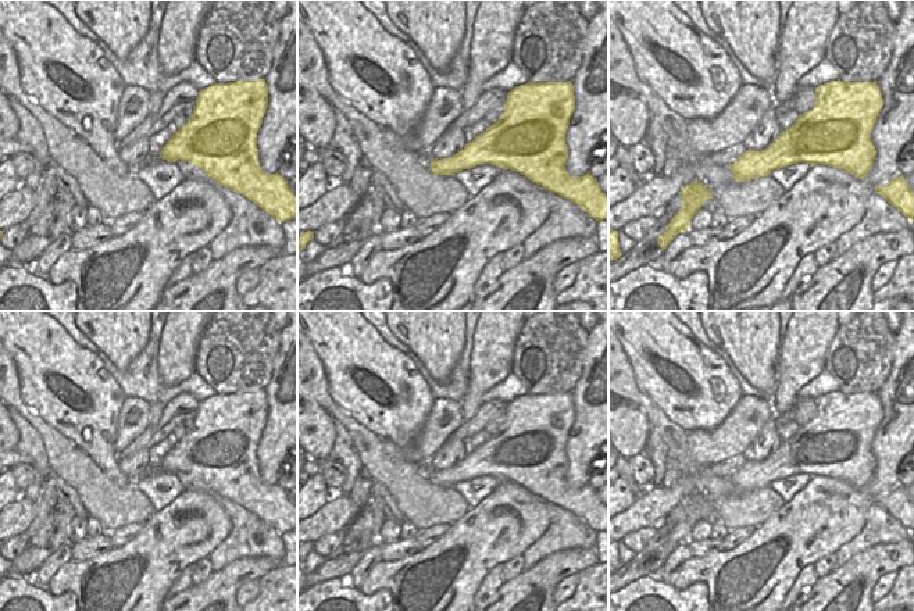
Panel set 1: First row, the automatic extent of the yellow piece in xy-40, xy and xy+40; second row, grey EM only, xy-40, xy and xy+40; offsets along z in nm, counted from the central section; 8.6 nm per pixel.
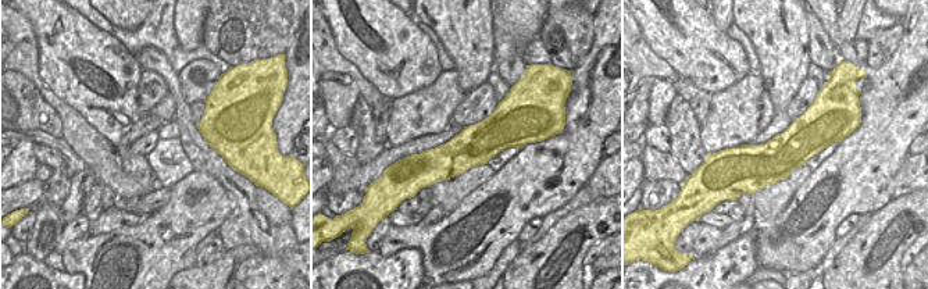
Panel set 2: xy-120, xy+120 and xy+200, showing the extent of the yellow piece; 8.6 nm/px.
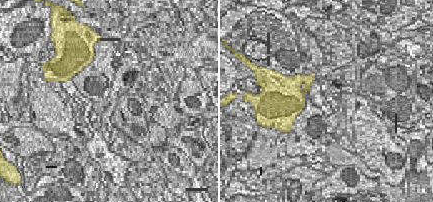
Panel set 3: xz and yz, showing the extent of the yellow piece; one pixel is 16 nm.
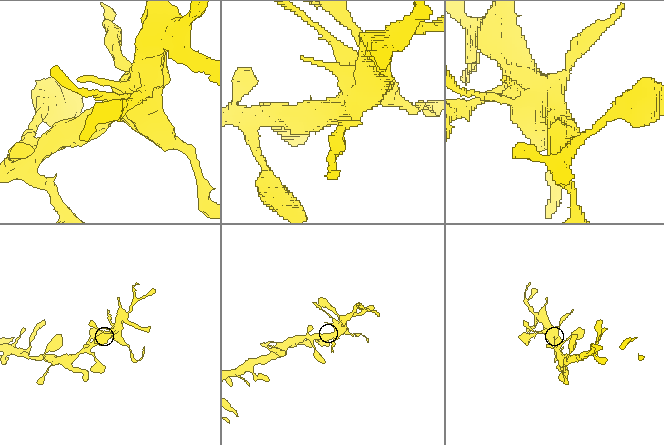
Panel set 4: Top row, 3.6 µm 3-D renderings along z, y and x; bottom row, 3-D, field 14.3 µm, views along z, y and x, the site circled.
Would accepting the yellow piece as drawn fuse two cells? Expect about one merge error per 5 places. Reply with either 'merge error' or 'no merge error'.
merge error

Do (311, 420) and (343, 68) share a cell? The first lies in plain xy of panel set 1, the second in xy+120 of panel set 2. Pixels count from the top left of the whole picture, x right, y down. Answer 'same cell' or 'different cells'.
different cells

